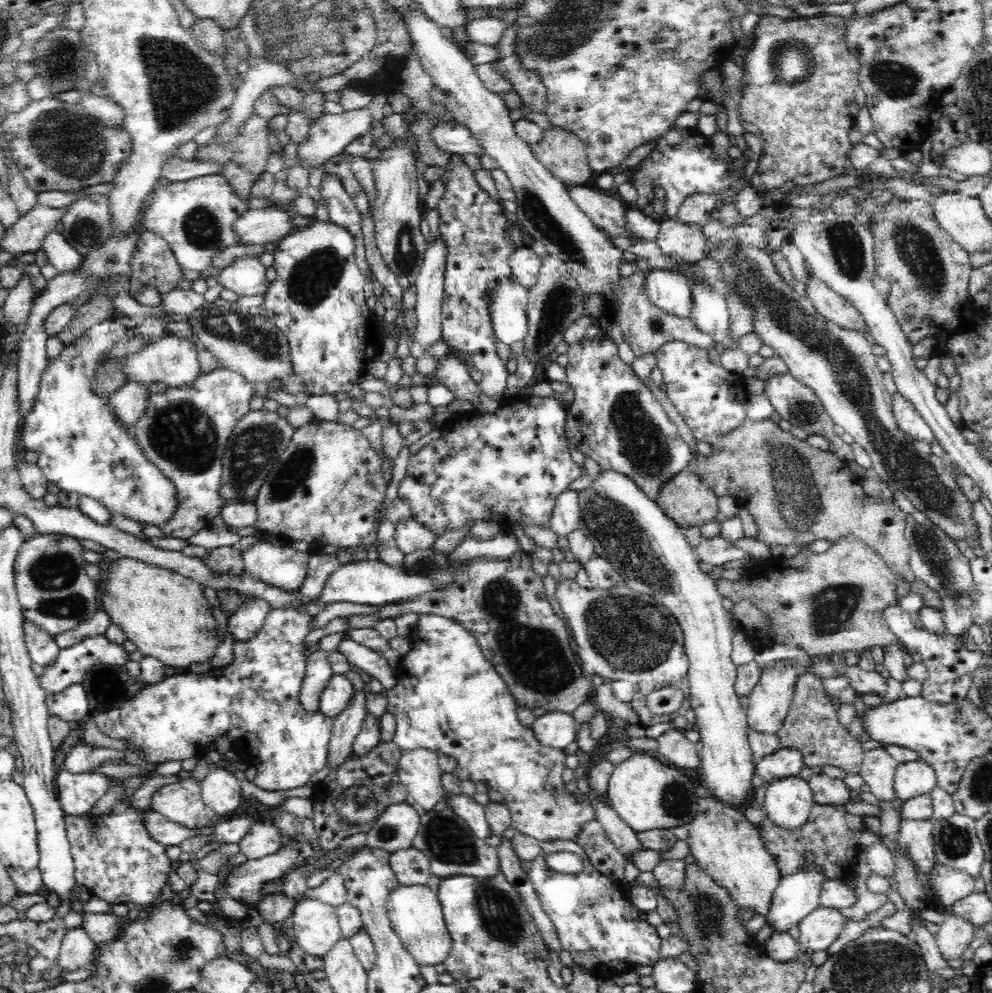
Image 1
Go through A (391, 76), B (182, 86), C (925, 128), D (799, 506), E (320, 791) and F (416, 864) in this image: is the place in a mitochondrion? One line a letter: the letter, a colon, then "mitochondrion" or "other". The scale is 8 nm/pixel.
A: other
B: mitochondrion
C: other
D: mitochondrion
E: other
F: mitochondrion

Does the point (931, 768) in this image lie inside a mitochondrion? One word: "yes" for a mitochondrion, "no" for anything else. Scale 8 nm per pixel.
no

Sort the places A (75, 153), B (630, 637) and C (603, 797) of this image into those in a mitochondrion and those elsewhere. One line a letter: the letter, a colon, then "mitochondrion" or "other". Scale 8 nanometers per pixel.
A: mitochondrion
B: mitochondrion
C: other

